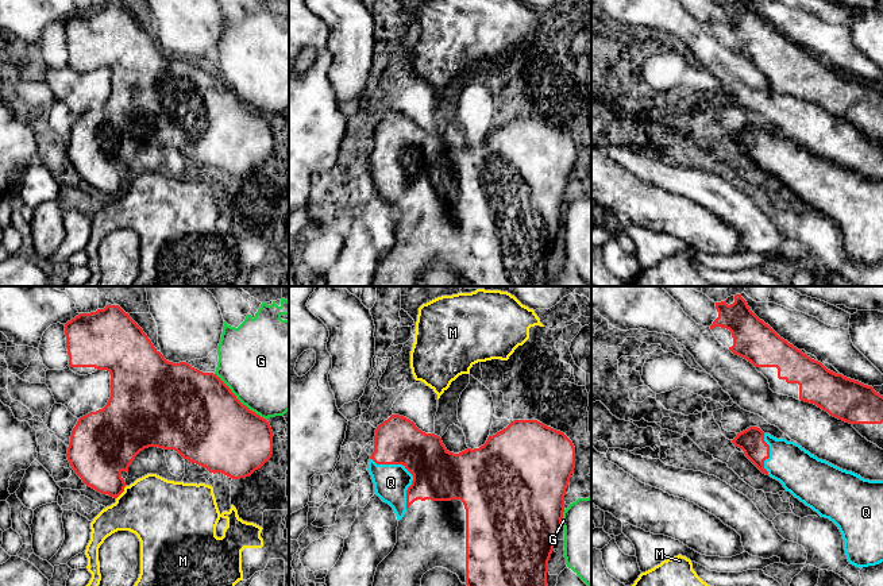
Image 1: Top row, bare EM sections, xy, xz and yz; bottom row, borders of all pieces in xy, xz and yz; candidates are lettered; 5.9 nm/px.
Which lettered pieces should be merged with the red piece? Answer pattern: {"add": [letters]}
{"add": ["Q"]}

